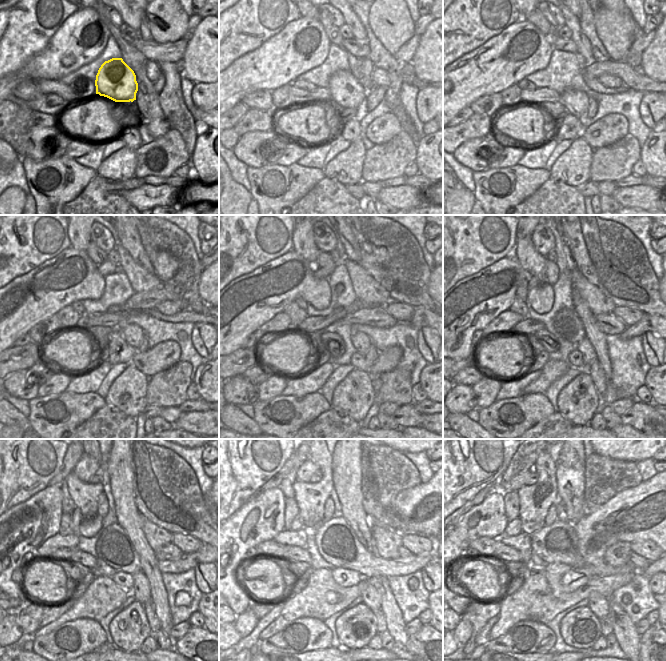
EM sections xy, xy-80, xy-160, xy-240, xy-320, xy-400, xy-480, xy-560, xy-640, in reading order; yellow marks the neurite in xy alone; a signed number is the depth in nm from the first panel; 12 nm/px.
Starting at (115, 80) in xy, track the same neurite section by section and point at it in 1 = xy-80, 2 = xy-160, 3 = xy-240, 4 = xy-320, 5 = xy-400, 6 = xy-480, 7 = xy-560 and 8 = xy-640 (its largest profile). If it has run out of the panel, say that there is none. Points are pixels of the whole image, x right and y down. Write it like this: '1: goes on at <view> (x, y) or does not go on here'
1: goes on at xy-80 (346, 92)
2: goes on at xy-160 (576, 102)
3: goes on at xy-240 (133, 334)
4: goes on at xy-320 (361, 342)
5: goes on at xy-400 (585, 348)
6: goes on at xy-480 (141, 591)
7: goes on at xy-560 (371, 598)
8: goes on at xy-640 (598, 604)

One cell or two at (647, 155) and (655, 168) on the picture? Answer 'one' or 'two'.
one

